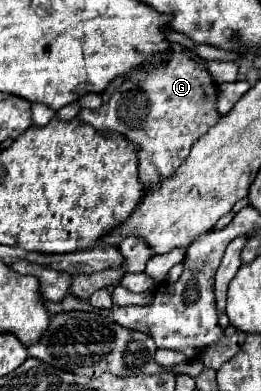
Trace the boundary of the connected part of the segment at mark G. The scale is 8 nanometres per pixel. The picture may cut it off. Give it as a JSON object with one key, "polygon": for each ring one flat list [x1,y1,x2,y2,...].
{"polygon":[[174,51,166,55,154,71,140,69,118,77,102,95,100,109,82,109,78,115,98,131,110,129,134,143,140,163,140,181,146,187,168,179,188,157,194,141,208,133,220,119,216,111,218,91,202,63,202,59,192,59,190,51]]}

